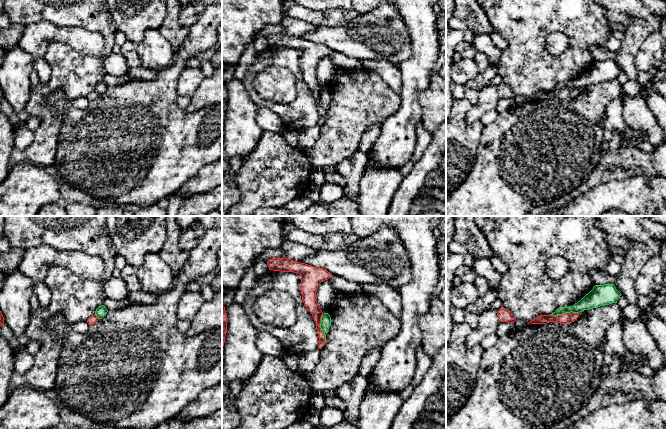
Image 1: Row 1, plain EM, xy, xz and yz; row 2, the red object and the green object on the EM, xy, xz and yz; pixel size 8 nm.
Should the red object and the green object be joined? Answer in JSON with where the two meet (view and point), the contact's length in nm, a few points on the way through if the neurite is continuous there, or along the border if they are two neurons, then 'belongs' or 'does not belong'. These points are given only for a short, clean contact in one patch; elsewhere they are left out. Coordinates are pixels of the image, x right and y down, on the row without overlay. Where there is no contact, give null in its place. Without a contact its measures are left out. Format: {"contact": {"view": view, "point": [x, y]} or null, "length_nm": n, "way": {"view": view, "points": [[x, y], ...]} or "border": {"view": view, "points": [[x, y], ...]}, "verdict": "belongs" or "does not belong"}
{"contact": {"view": "xz", "point": [320, 104]}, "length_nm": 240, "border": {"view": "xz", "points": [[322, 90], [320, 105], [324, 111], [325, 118]]}, "verdict": "does not belong"}

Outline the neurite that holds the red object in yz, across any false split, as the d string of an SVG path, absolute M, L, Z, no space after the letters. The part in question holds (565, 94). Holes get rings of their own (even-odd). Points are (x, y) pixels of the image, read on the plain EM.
M565 89L558 92L553 91L539 91L530 97L531 100L546 100L549 98L558 98L560 100L572 99L579 93L578 89Z

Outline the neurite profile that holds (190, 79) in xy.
M185 68L178 78L178 96L192 97L197 88L201 85L205 76L200 68Z

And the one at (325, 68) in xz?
M327 56L321 58L316 68L316 77L323 90L329 88L329 84L334 73L334 65Z

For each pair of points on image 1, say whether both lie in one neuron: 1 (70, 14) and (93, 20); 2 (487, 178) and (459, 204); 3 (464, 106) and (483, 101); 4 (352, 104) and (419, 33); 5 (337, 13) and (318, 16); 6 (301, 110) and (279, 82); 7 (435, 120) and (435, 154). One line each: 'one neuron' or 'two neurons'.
1: one neuron
2: one neuron
3: two neurons
4: two neurons
5: one neuron
6: two neurons
7: two neurons

